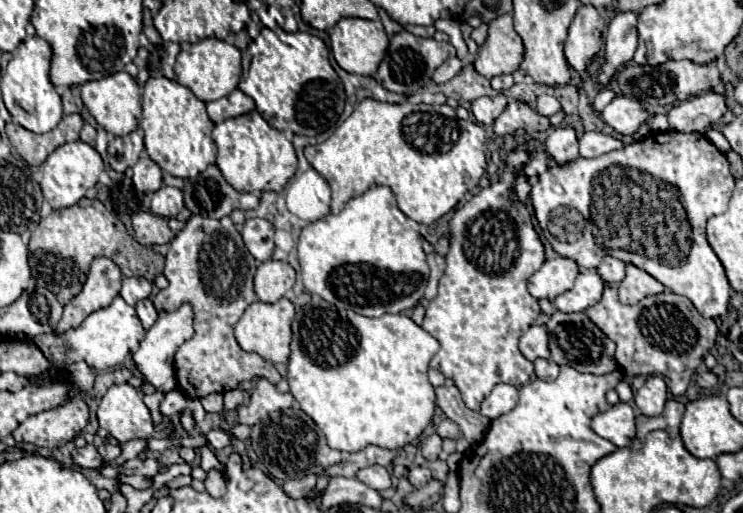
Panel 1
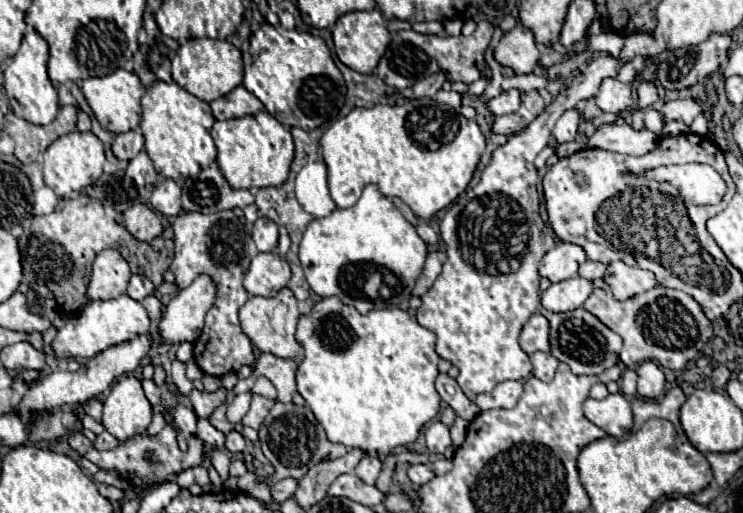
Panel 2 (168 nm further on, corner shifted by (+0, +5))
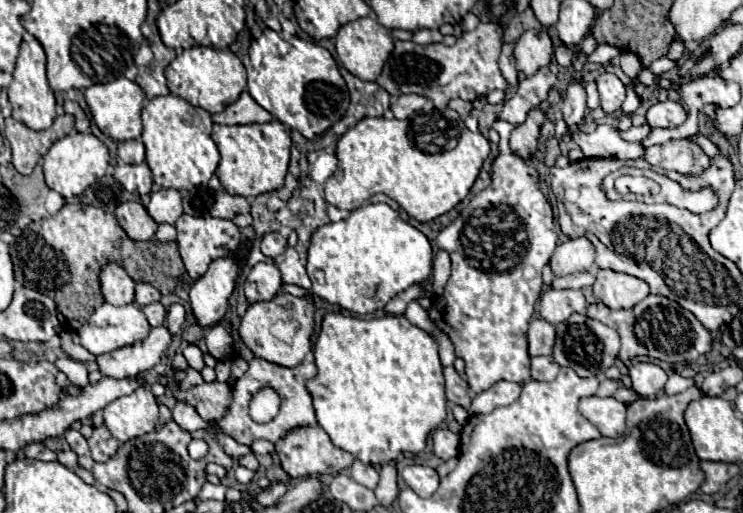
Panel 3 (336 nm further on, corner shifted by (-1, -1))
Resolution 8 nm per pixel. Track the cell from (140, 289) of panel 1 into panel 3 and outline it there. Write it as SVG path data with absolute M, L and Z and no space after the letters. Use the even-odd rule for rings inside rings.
M138 283L136 285L136 303L138 305L148 305L154 301L160 301L160 291L148 283Z

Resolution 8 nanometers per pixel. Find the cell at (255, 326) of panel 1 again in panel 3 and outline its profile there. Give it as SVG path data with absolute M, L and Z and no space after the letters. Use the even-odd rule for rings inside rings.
M278 293L270 301L254 303L248 307L246 315L238 327L240 339L244 345L260 359L282 367L296 367L304 361L306 353L312 349L312 333L314 333L314 299L312 293L306 297L294 297L288 293Z

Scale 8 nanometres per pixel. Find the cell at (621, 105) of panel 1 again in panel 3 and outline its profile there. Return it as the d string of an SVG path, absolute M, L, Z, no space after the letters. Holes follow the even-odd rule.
M600 73L596 77L596 85L598 85L598 93L600 93L600 105L606 113L614 115L620 111L622 101L626 97L626 87L622 85L622 81L614 75L614 73Z

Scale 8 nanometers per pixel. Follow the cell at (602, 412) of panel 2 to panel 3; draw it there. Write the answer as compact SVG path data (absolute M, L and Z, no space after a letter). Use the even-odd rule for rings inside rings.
M584 397L580 399L580 413L604 437L620 437L624 433L626 405L614 397Z

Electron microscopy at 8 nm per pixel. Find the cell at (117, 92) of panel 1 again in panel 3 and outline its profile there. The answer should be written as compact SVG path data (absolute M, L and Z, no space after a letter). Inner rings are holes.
M118 77L112 83L88 87L84 91L84 95L86 95L88 109L104 135L112 137L114 141L128 141L128 139L140 137L140 133L142 133L140 111L144 105L144 91L140 89L140 85L136 85L134 81L128 81L126 77Z

